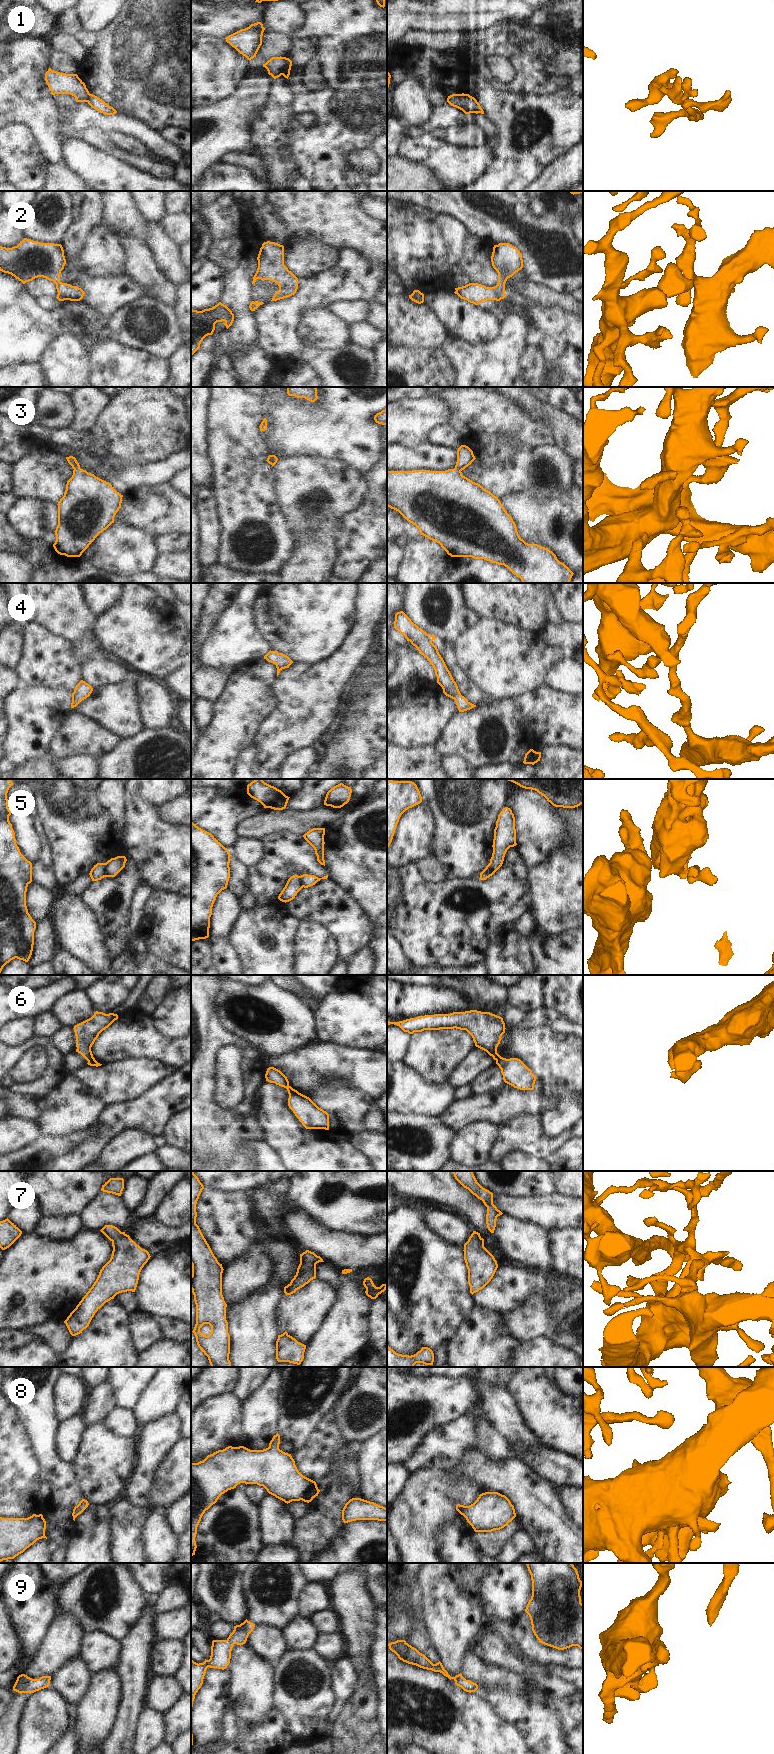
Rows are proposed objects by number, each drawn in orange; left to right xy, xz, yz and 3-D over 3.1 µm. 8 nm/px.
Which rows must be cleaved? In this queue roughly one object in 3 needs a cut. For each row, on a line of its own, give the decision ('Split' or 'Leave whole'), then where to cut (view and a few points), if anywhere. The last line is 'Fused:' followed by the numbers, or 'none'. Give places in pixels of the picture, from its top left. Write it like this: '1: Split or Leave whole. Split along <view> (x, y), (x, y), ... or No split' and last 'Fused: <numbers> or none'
1: Split. Split along xz (285, 57), (285, 67), (281, 74)
2: Leave whole. No split
3: Leave whole. No split
4: Leave whole. No split
5: Split. Split along yz (488, 865), (491, 871), (485, 872), (480, 876)
6: Split. Split along yz (500, 1056), (496, 1060)
7: Leave whole. No split
8: Leave whole. No split
9: Leave whole. No split
Fused: 1, 5, 6.

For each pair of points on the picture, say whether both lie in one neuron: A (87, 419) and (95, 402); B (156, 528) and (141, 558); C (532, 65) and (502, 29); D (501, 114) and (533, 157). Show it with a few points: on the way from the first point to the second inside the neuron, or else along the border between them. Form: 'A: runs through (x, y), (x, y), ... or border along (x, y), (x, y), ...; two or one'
A: runs through (87, 415), (87, 410), (91, 406); one
B: border along (131, 525), (143, 529), (153, 537); two
C: runs through (522, 60), (502, 39); one
D: runs through (508, 128), (509, 145), (519, 154); one

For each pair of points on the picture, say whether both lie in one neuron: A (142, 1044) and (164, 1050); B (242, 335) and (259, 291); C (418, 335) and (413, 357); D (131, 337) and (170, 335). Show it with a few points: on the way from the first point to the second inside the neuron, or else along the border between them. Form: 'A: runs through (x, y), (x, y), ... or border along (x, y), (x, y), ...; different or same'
A: runs through (147, 1044), (155, 1044), (159, 1047); same
B: border along (253, 284), (251, 300); different
C: border along (397, 346), (438, 350); different
D: runs through (141, 331), (160, 332); same

